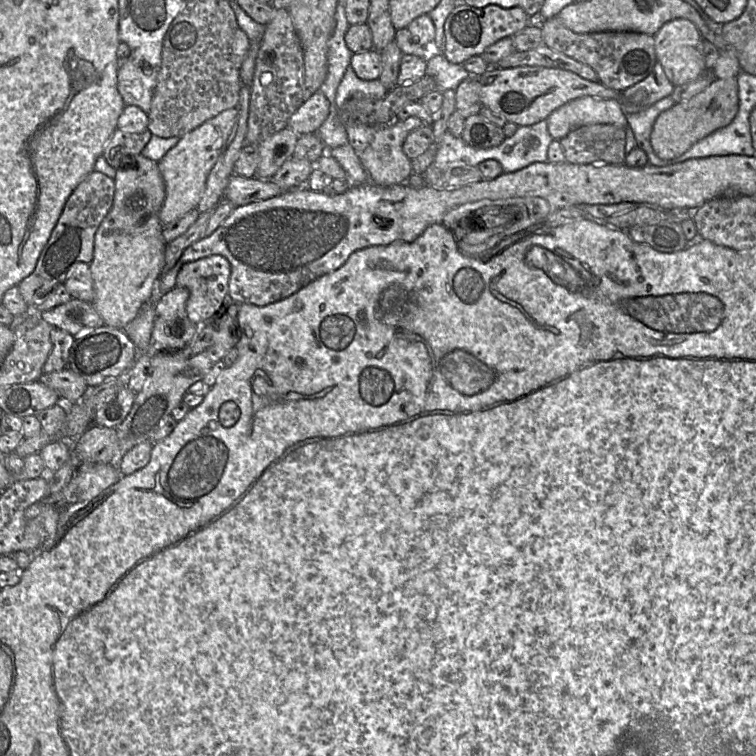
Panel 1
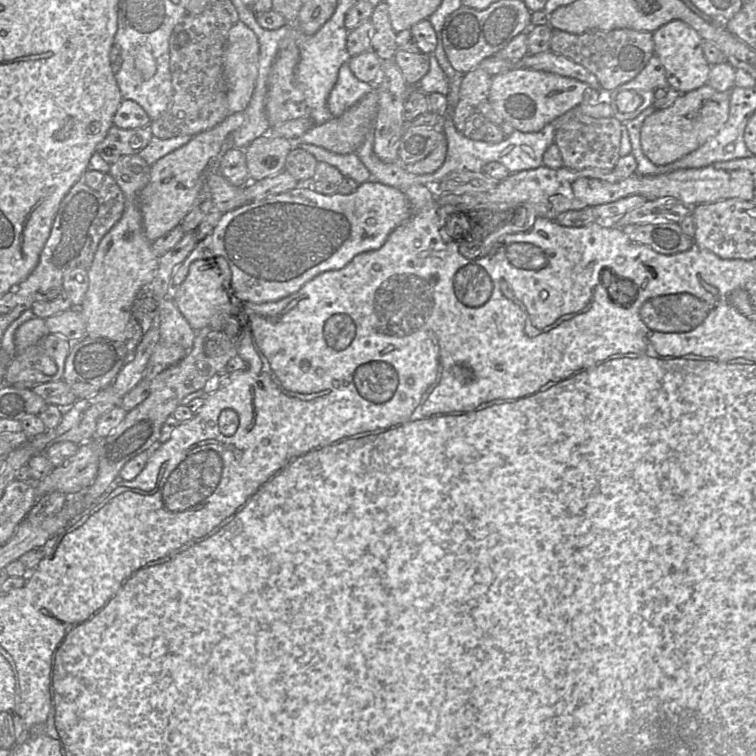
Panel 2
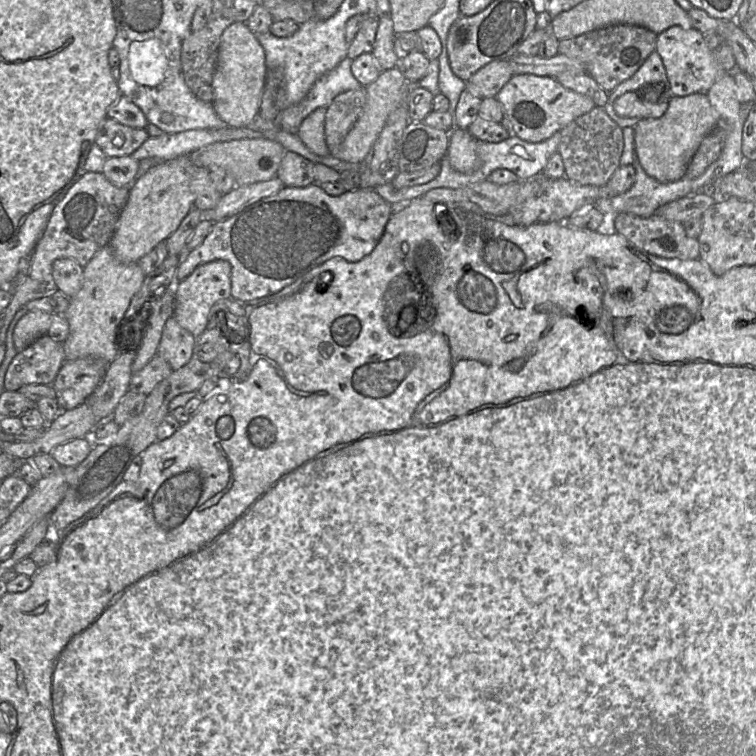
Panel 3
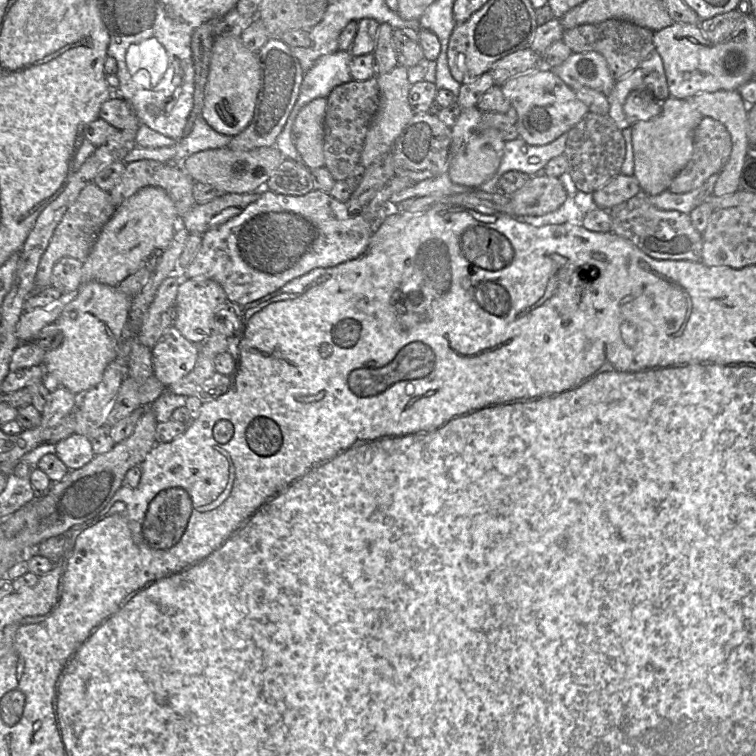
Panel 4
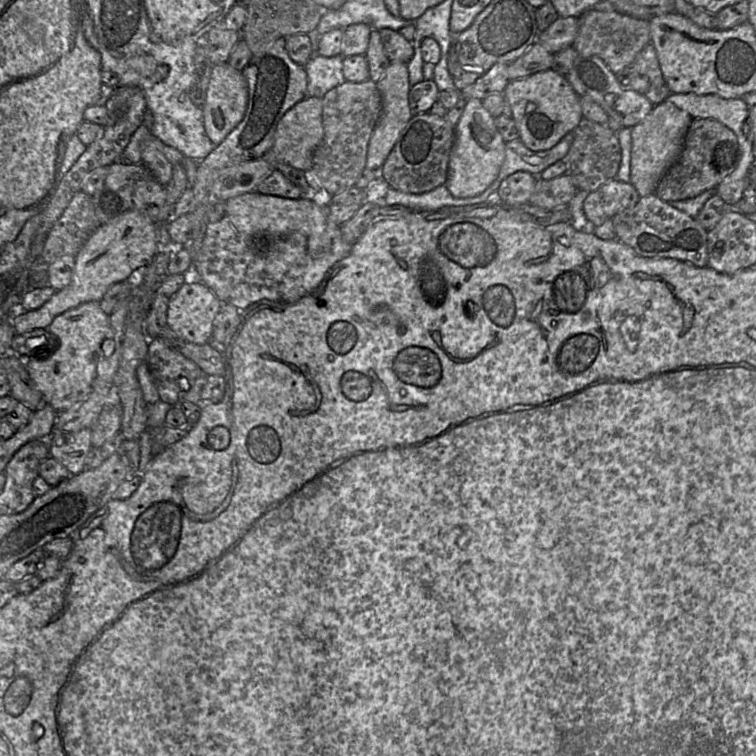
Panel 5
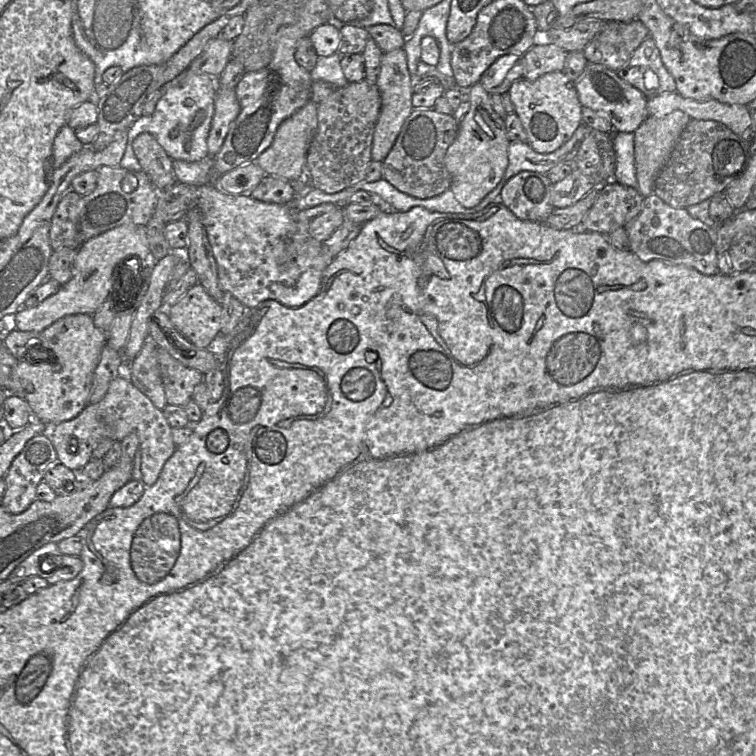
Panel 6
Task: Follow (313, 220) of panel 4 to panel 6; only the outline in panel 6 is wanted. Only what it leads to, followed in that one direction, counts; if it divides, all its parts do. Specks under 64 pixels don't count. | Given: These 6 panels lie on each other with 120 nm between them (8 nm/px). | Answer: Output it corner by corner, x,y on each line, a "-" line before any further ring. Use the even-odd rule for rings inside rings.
178,181
174,182
170,187
170,197
185,197
186,204
189,209
197,207
202,215
202,223
205,227
209,243
212,248
214,258
217,263
218,268
218,279
219,285
223,292
231,293
235,298
237,298
246,308
252,309
259,305
261,302
272,299
276,300
282,305
289,308
301,307
307,302
309,302
320,290
322,274
325,268
331,263
334,258
330,258
323,251
323,242
317,241
310,236
304,236
298,232
298,227
294,219
295,209
289,205
281,205
274,203
265,203
254,199
250,194
242,195
231,195
222,190
220,190
217,184
204,184
201,186
192,186

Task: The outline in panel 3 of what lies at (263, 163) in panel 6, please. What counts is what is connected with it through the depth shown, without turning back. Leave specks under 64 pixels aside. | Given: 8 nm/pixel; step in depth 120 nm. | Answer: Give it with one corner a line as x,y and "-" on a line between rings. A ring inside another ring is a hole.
325,107
314,110
303,120
297,132
305,146
318,156
329,155
325,137
326,112

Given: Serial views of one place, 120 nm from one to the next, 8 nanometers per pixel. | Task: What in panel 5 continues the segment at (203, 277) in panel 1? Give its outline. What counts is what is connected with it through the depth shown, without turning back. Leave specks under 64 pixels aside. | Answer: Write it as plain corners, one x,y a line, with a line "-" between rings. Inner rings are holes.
189,278
172,297
167,325
184,341
198,345
210,342
213,322
222,302
203,282

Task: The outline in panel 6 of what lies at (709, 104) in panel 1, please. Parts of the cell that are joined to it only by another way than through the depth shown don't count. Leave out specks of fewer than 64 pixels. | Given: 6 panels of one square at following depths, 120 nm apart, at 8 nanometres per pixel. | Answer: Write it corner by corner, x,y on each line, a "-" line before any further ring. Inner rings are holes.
675,110
664,116
648,116
634,131
634,161
637,190
643,197
650,196
654,190
655,179
668,161
683,129
691,120
686,113

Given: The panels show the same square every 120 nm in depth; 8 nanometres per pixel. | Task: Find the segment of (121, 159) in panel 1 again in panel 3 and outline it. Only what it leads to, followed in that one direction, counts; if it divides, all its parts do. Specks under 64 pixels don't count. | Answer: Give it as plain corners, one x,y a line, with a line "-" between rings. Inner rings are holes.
107,117
100,124
94,143
106,157
120,157
131,155
148,138
146,128
132,128

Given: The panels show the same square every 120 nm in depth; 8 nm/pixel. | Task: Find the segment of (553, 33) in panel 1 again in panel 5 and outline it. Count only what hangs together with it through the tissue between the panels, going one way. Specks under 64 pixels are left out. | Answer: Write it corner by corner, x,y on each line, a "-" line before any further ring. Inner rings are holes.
590,9
579,18
578,33
571,47
578,52
579,56
600,57
614,74
618,74
631,64
650,42
648,19
638,19
615,11

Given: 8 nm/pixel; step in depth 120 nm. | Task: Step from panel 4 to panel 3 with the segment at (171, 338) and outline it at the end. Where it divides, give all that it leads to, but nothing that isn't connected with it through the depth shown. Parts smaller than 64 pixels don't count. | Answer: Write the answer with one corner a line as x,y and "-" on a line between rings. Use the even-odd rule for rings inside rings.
172,316
165,324
157,354
173,371
178,370
190,361
195,343
196,337
182,328

